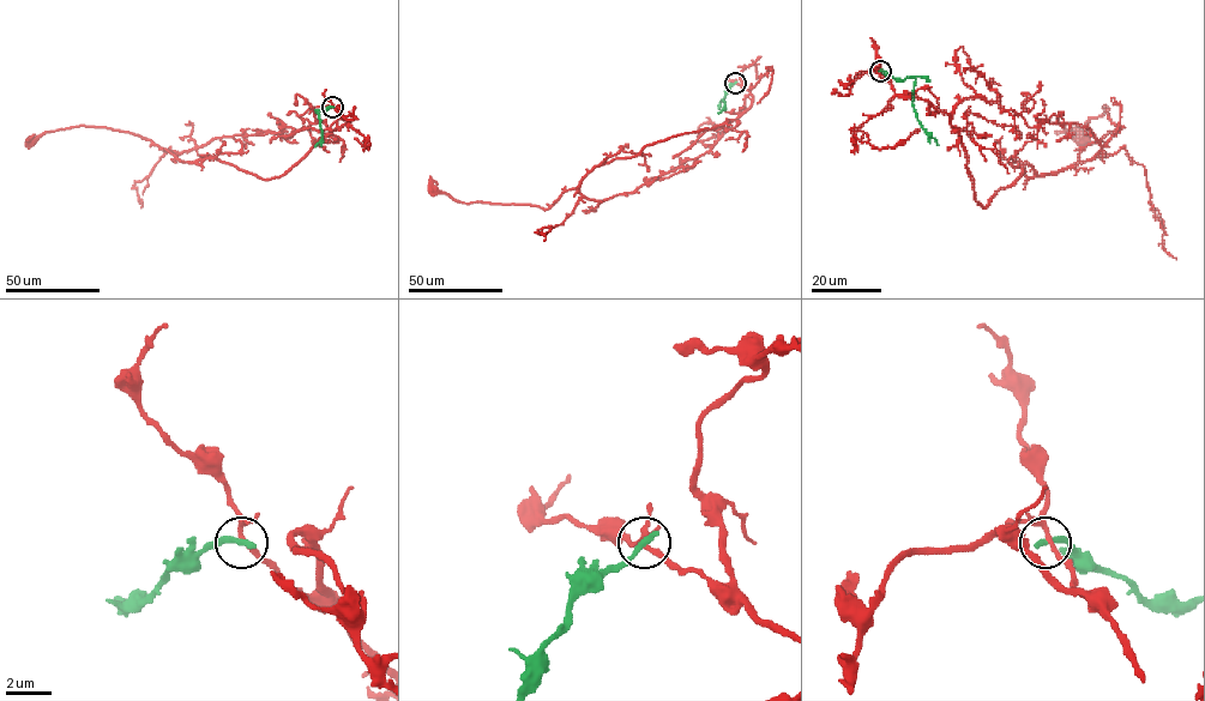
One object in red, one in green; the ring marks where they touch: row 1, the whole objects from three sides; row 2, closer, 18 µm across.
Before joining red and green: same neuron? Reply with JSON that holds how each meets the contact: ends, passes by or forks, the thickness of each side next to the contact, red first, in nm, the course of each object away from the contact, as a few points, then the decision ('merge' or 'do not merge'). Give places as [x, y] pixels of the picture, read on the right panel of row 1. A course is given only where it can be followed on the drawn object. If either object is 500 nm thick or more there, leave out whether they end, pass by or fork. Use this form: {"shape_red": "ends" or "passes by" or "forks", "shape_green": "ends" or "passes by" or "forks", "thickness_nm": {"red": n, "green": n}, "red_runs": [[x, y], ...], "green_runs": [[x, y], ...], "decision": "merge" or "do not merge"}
{"shape_red": "forks", "shape_green": "ends", "thickness_nm": {"red": 180, "green": 320}, "red_runs": [[880, 71], [949, 115], [983, 206], [1024, 164], [1071, 168], [1116, 127], [1106, 106], [1083, 136]], "green_runs": [[880, 71], [895, 79], [915, 79], [913, 106], [921, 126], [937, 145]], "decision": "do not merge"}

